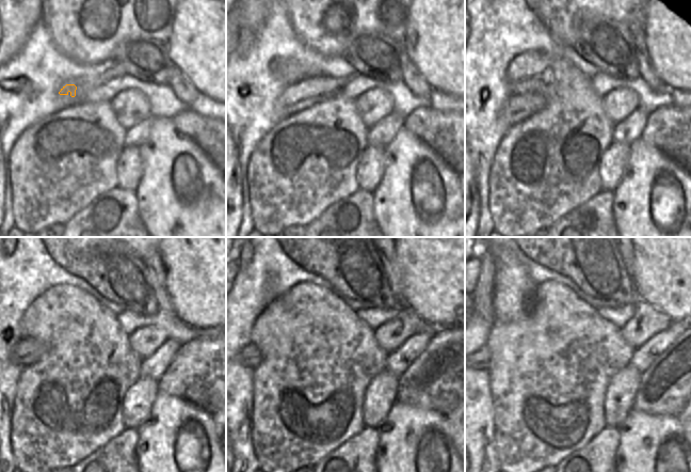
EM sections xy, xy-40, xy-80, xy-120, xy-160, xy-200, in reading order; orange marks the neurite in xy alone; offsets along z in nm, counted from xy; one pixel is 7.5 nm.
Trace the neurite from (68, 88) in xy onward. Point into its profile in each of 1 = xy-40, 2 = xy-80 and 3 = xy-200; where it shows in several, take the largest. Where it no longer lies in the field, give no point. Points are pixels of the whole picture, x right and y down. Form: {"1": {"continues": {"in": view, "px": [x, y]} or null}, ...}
{"1": {"continues": {"in": "xy-40", "px": [305, 93]}}, "2": {"continues": {"in": "xy-80", "px": [518, 108]}}, "3": {"continues": {"in": "xy-200", "px": [486, 356]}}}

